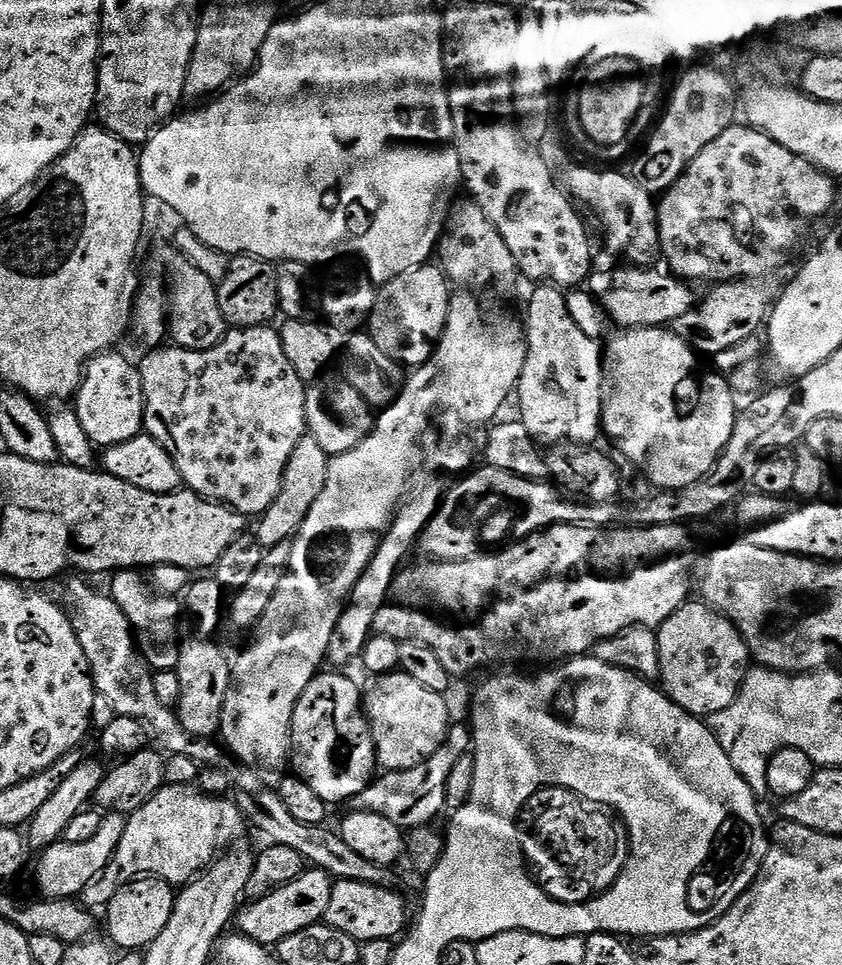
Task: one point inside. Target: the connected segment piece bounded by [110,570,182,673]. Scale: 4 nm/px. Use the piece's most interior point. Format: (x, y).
(153, 618)

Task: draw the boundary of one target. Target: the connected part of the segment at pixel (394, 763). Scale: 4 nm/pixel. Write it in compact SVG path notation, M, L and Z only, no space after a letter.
M399 670L379 677L369 692L362 696L364 715L372 729L372 740L376 744L376 763L384 772L410 770L426 758L433 756L448 736L448 704L441 693L418 686L414 678Z

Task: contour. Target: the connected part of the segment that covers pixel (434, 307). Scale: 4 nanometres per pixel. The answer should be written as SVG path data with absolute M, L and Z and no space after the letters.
M436 266L416 268L379 289L370 317L370 335L401 366L419 366L432 359L446 326L450 281Z

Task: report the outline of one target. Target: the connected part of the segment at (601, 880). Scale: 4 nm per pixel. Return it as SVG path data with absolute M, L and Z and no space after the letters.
M544 780L524 796L524 804L512 816L512 860L516 860L516 872L536 888L536 896L544 904L592 908L628 872L628 864L632 864L632 828L628 828L628 816L616 804L604 804L604 800L592 800L576 788L568 788L568 784Z

